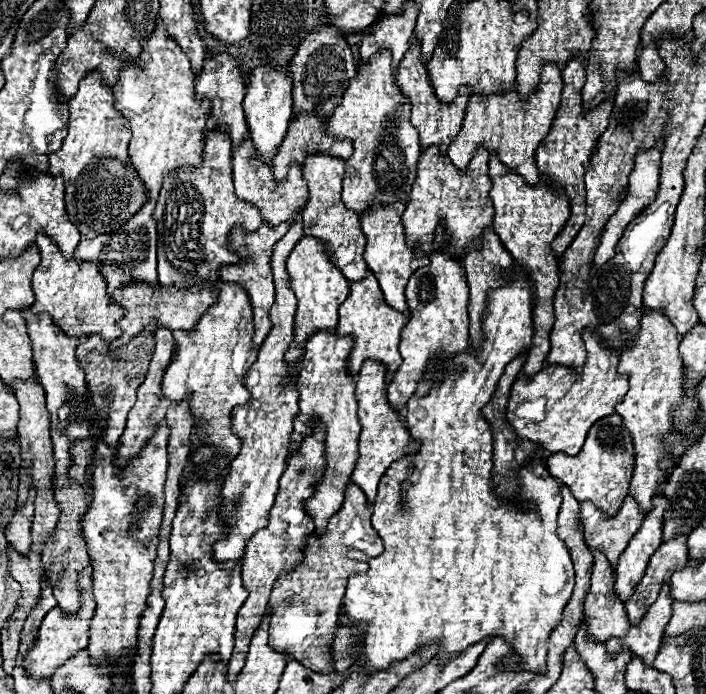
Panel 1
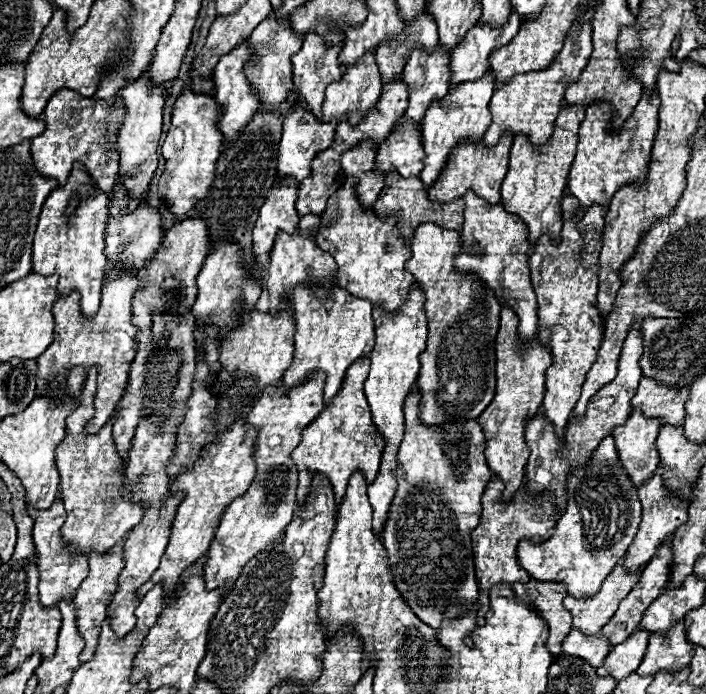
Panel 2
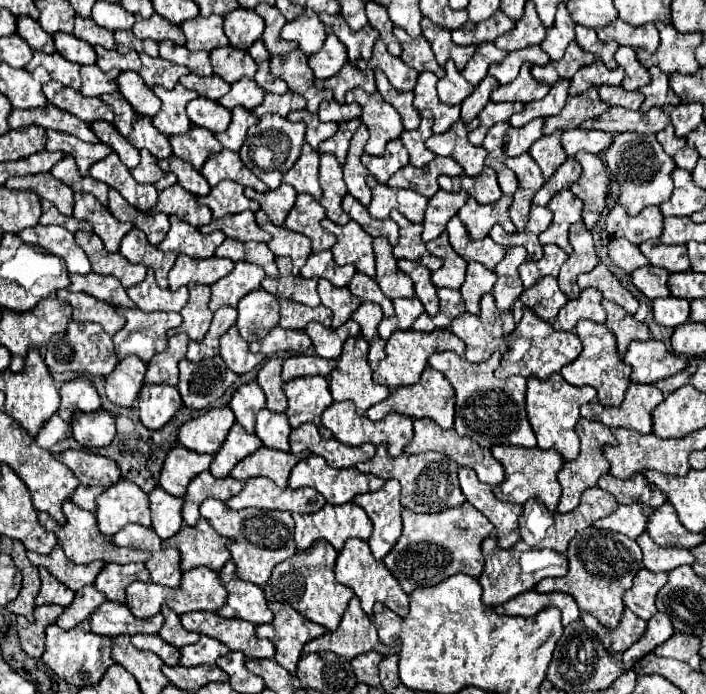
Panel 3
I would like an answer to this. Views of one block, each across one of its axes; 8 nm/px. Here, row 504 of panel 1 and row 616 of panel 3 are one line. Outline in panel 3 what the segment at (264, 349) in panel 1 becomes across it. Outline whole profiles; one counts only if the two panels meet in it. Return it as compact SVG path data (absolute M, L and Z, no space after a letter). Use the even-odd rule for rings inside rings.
M228 560L218 574L220 574L220 582L228 590L228 600L218 610L220 616L242 618L252 624L272 622L272 612L266 606L266 598L264 598L262 588L240 580L236 576L236 568L234 568L232 560Z

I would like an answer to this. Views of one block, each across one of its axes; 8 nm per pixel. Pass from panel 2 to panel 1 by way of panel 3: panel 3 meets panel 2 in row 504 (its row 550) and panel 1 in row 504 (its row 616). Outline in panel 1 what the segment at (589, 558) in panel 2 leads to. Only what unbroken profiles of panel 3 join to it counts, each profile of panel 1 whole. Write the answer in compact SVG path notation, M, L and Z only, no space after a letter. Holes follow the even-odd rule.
M618 414L606 416L604 420L598 420L590 432L588 438L578 452L578 456L568 456L564 452L552 454L546 460L546 468L552 478L566 484L578 502L592 500L606 516L614 516L614 512L620 508L622 500L628 496L630 478L634 470L634 446L630 432L624 428L622 418Z

